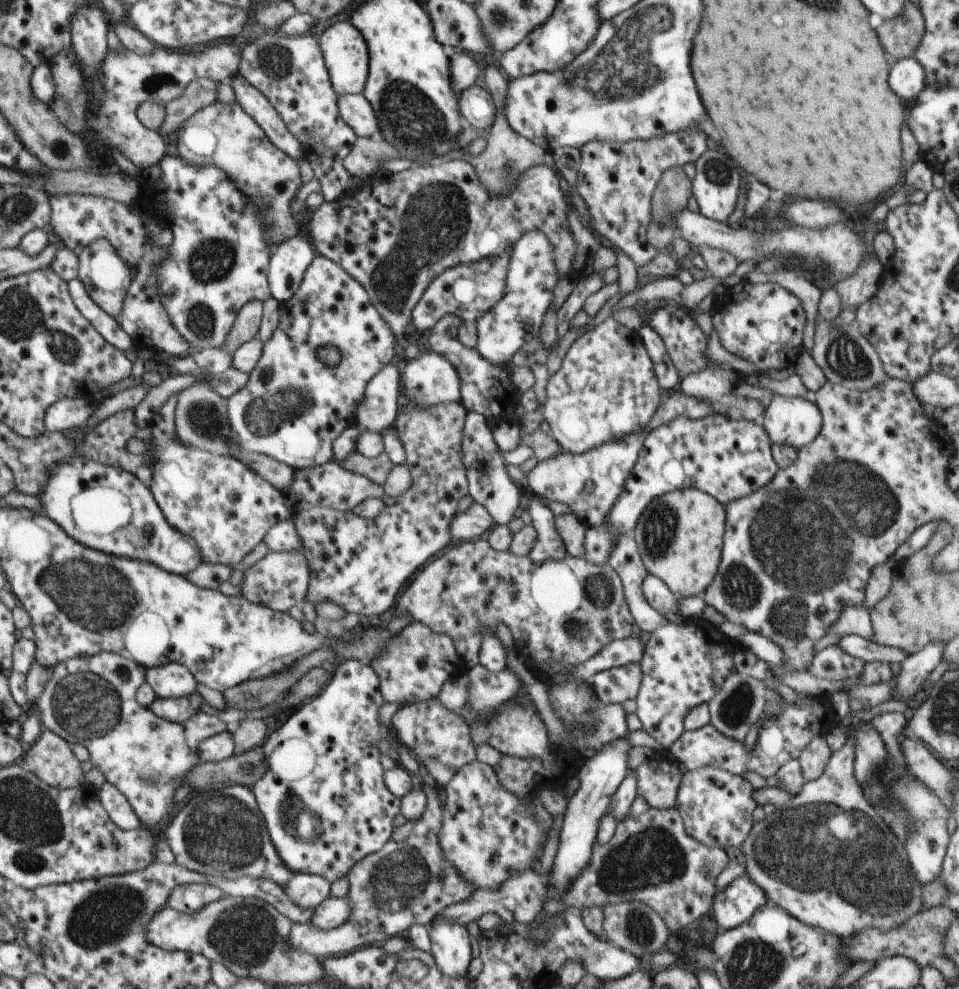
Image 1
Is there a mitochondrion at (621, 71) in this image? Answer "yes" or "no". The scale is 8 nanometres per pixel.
yes

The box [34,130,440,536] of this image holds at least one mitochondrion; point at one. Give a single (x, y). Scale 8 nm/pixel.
(212, 260)

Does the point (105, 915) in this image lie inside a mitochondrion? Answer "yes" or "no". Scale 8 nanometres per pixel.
yes

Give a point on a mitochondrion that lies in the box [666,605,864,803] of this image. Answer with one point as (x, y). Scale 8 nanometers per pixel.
(736, 710)

